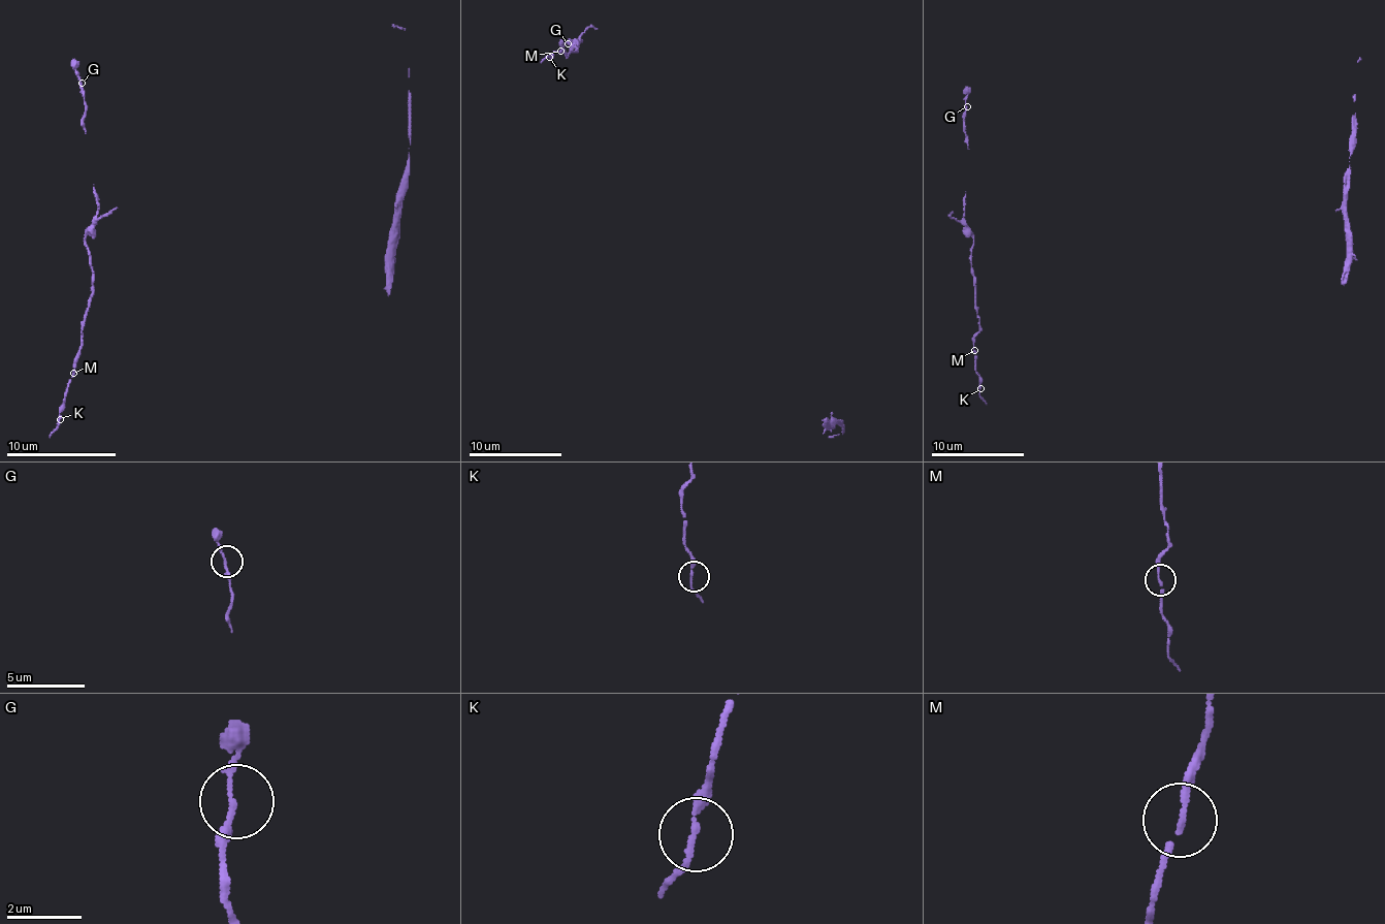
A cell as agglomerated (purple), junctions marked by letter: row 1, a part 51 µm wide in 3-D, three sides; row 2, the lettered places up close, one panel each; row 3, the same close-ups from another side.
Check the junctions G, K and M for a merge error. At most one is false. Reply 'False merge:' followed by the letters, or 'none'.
False merge: none

